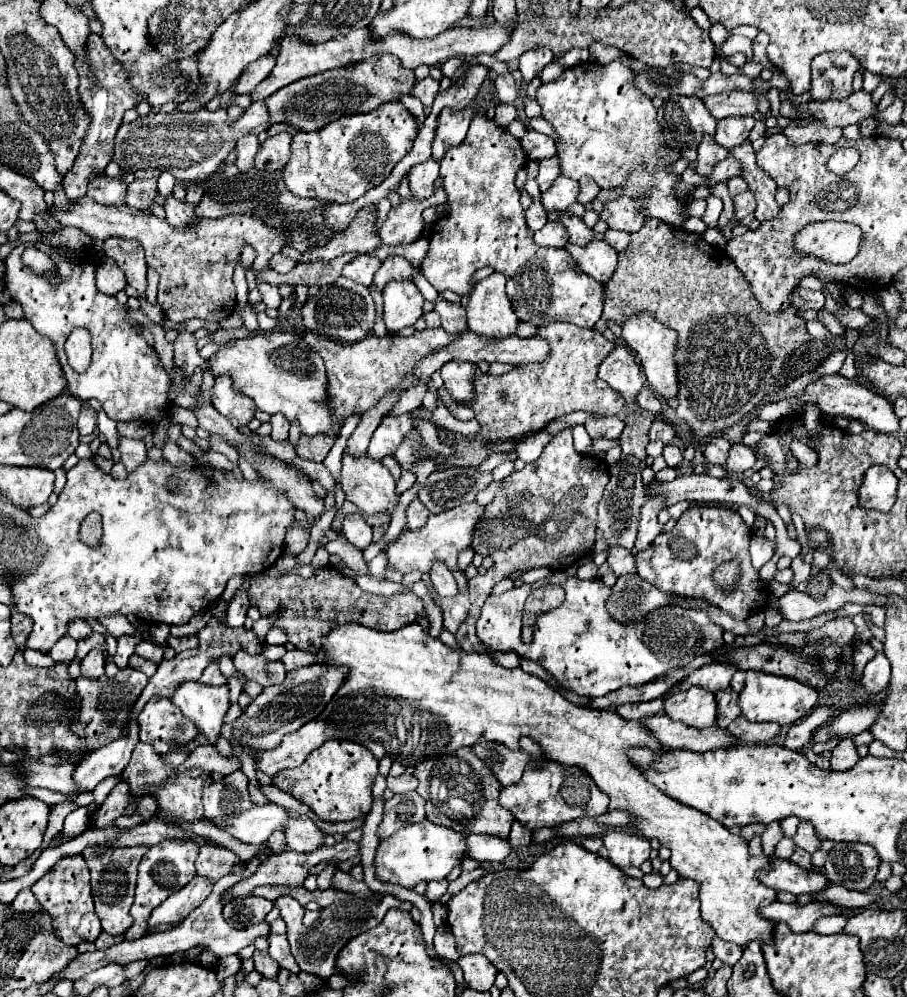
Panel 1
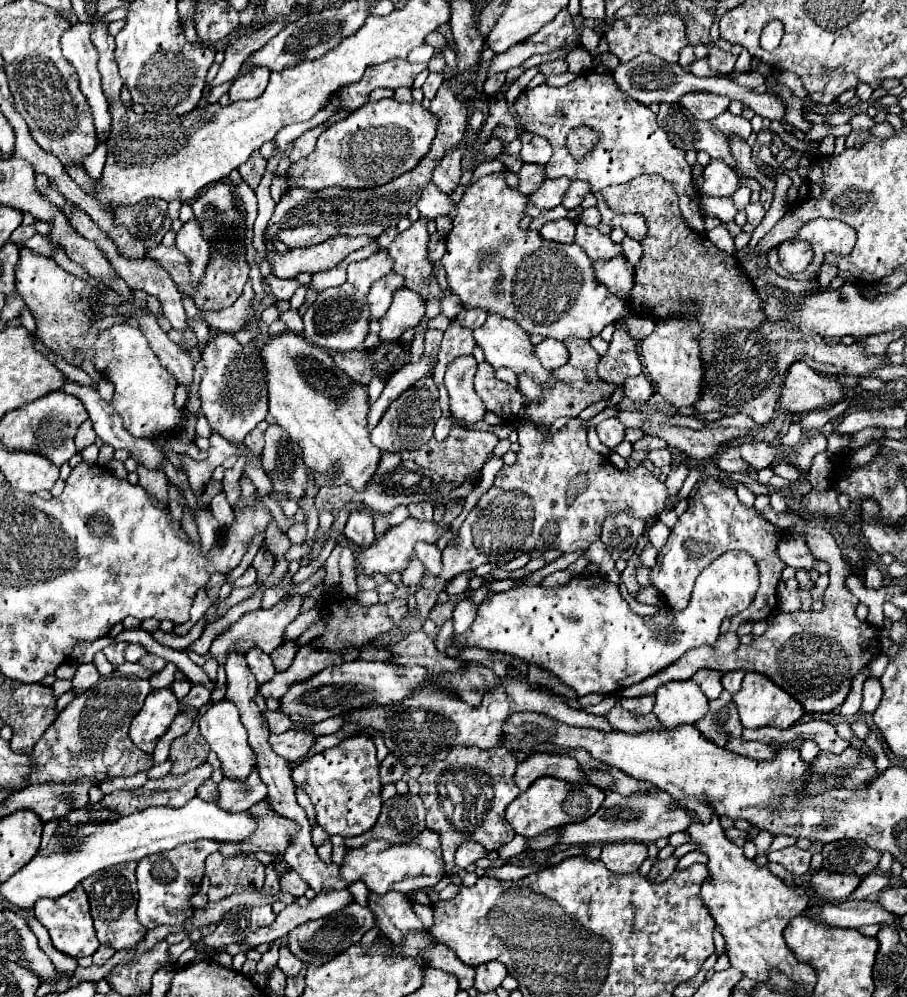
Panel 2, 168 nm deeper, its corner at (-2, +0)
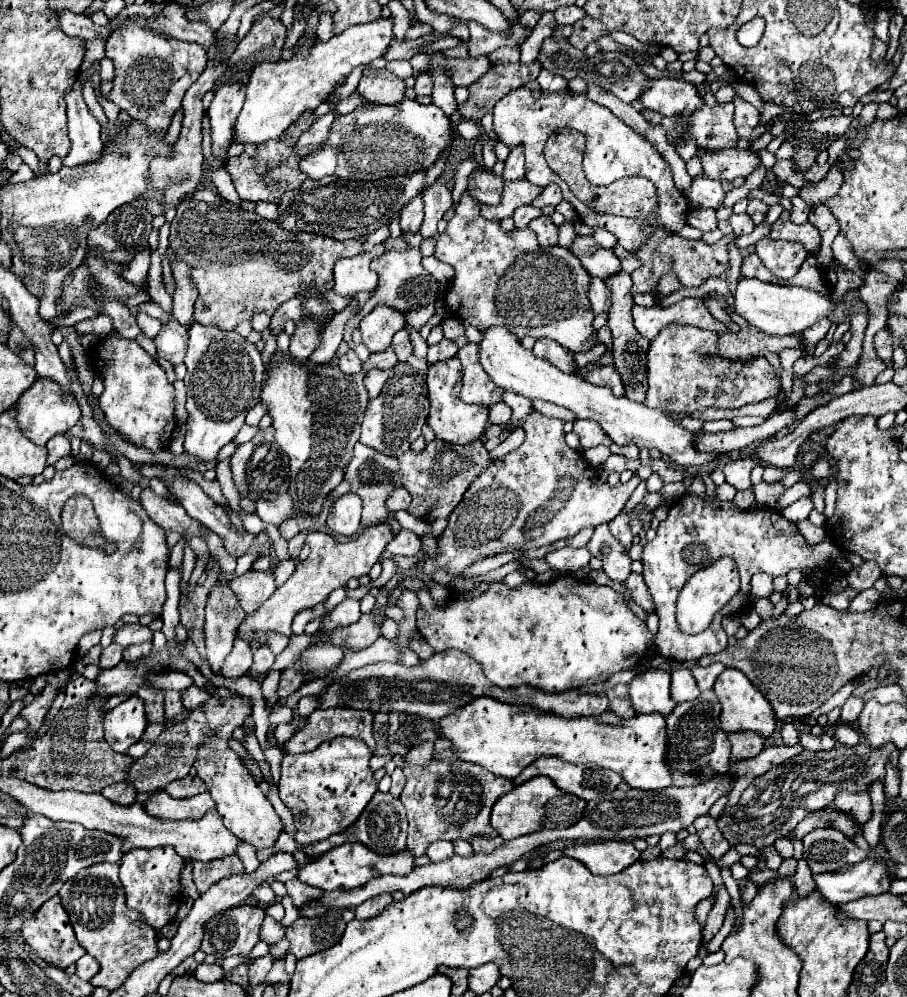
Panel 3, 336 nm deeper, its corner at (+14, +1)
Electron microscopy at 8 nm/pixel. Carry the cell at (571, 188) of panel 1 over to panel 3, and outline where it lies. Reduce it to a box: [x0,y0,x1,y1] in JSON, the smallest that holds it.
[480,179,540,221]

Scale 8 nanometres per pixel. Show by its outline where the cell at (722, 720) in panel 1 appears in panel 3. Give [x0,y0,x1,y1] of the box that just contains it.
[666,691,730,787]

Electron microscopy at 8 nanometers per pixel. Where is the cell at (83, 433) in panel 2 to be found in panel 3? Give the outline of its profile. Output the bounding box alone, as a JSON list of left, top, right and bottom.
[46,435,70,465]

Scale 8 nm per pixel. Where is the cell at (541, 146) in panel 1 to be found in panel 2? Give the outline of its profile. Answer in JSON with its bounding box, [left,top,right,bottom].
[520,132,552,164]

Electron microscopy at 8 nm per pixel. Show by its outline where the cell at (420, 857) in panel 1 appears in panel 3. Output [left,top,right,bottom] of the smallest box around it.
[296,843,414,891]

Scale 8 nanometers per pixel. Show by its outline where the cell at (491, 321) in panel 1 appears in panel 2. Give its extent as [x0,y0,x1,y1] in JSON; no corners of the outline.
[474,314,550,386]

